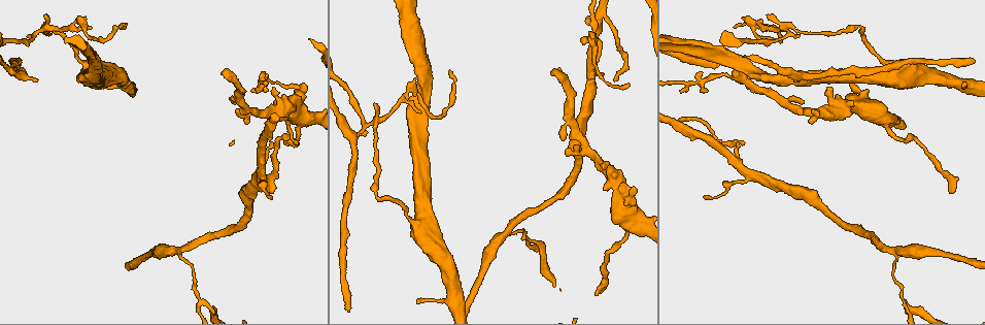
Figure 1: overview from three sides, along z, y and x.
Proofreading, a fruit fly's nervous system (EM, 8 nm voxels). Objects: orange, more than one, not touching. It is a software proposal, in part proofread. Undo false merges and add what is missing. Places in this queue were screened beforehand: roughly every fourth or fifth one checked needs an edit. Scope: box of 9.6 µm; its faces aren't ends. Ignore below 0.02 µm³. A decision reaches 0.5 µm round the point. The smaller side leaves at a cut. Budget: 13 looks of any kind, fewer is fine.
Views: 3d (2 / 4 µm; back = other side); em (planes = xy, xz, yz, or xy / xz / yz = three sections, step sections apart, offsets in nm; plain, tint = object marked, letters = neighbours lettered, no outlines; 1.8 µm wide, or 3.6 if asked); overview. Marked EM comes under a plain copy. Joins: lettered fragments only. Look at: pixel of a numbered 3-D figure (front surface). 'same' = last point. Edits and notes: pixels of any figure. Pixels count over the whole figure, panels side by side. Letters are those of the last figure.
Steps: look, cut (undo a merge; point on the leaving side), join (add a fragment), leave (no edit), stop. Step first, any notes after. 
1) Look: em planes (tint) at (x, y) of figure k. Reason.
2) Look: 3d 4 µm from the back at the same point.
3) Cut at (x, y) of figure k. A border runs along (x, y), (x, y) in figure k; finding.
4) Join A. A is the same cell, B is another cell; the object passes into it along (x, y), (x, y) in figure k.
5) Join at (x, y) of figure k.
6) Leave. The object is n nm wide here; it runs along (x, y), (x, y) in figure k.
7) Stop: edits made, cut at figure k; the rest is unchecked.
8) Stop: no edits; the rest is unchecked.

Look: 3d 4 µm at (787, 23) of figure 1. Sharp bend.

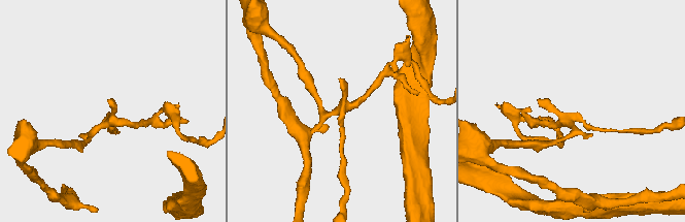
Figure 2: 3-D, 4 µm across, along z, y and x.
Look: em planes (letters) at (575, 118) of figure 2.

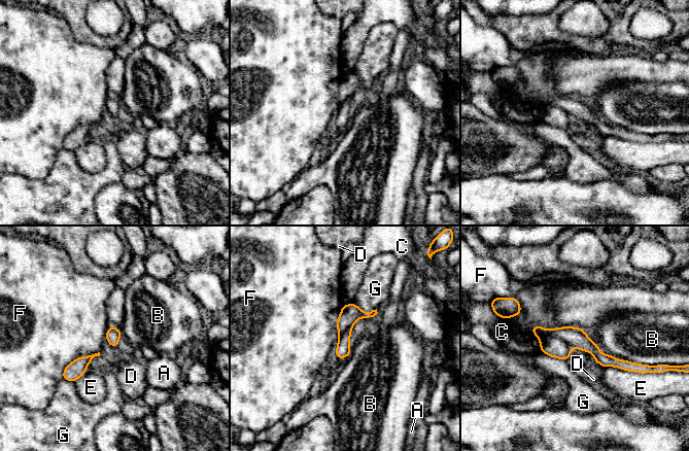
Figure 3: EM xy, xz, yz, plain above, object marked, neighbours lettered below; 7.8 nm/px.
Cut at (552, 346) of figure 3. A, B, C, D, E, F and G are other cells; a border runs along (539, 337), (558, 337), (571, 346) in figure 3; two neurons meet here.

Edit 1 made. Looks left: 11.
Look: overview. See it whole again.

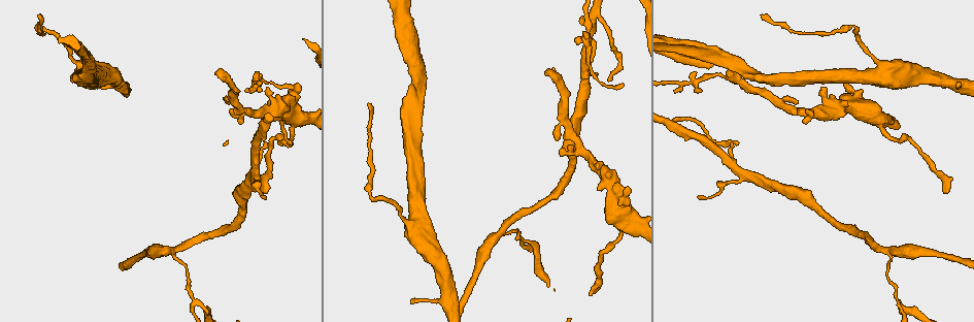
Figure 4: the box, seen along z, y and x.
Look: em 3.6 µm planes (letters) at (267, 89) of figure 4. Branch stops here.

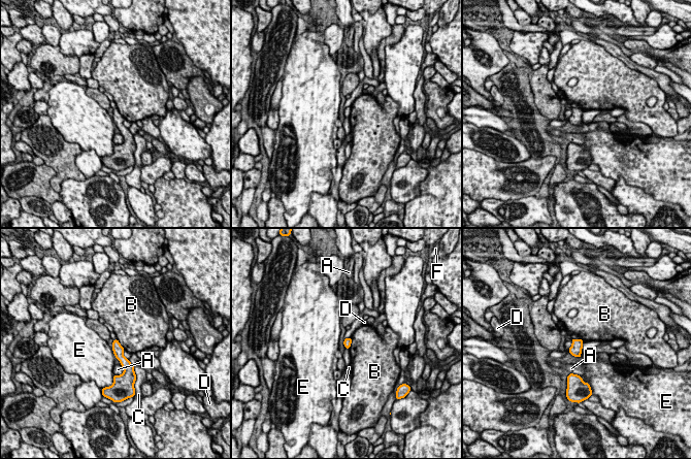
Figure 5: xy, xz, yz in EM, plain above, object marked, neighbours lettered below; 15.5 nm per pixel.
Leave. A, B, C, D, E and F are other cells; a border runs along (117, 338), (125, 350) in figure 5; no lettered fragment goes on from it.

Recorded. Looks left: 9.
Look: em 3.6 µm planes (tint) at (266, 191) of figure 4.

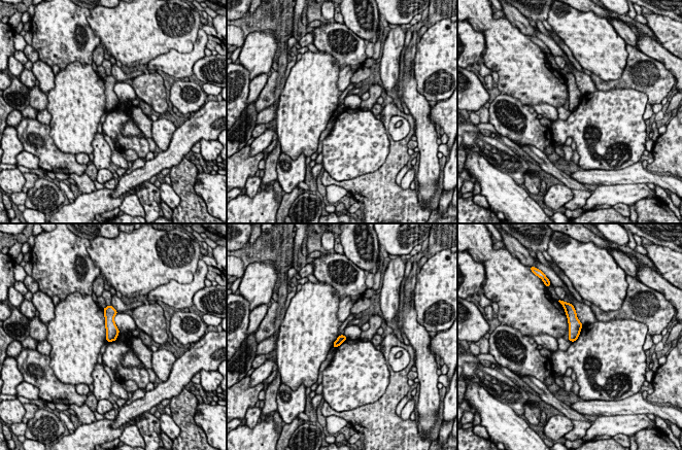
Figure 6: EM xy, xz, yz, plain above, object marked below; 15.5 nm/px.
Look: em 3.6 µm planes (letters) at the same point. See the neighbours.

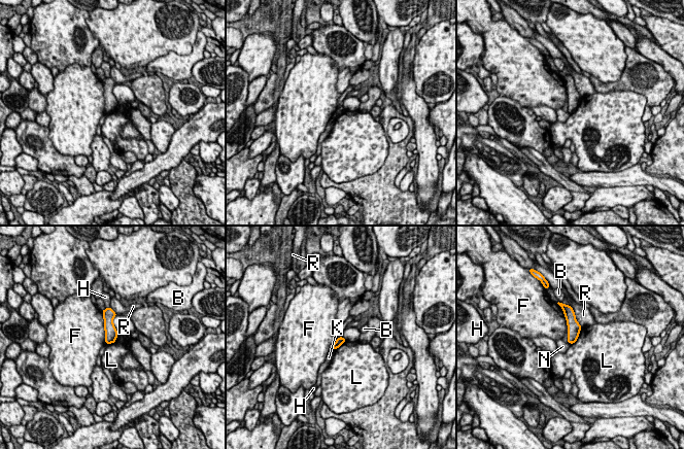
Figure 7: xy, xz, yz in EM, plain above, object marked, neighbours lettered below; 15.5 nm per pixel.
Leave. B, F, H, K, L, N and R are other cells; none of them fits.

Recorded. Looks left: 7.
Look: em planes (tint) at (192, 299) of figure 4. Side arm on a straight run.

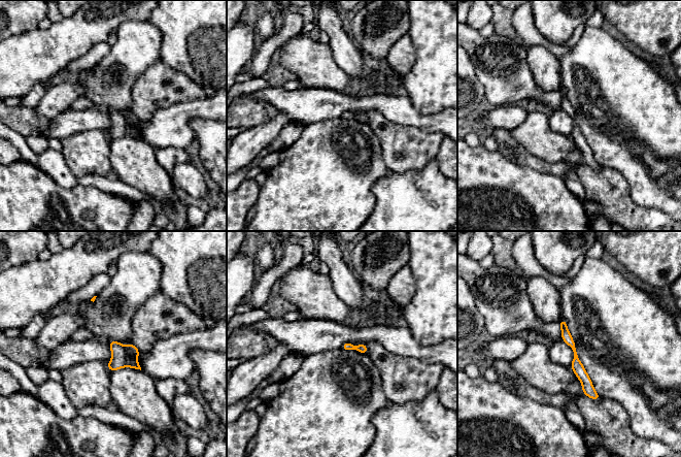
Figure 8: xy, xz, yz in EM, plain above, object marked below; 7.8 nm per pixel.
Look: em planes (letters) at the same point.

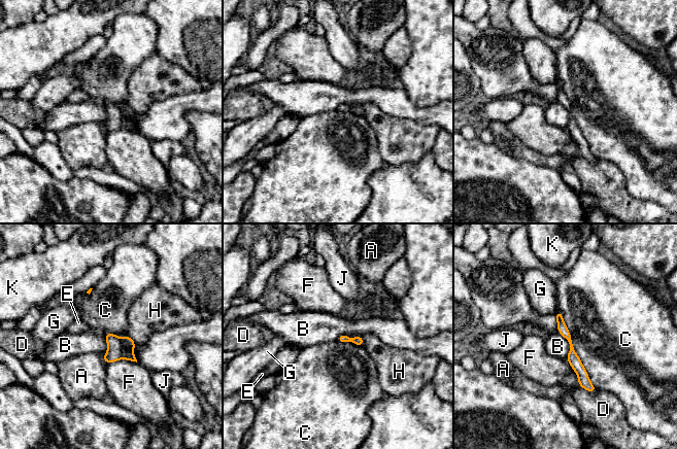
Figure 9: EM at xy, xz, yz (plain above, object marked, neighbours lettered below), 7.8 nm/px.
Cut at (128, 344) of figure 9. A, B, C, D, E, F, G, H, J and K are other cells; a border runs along (120, 339), (122, 345), (121, 357) in figure 9; a second neuron is stuck on.

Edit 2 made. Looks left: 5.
Look: em planes (letters) at (732, 143) of figure 4. Branch stops here.

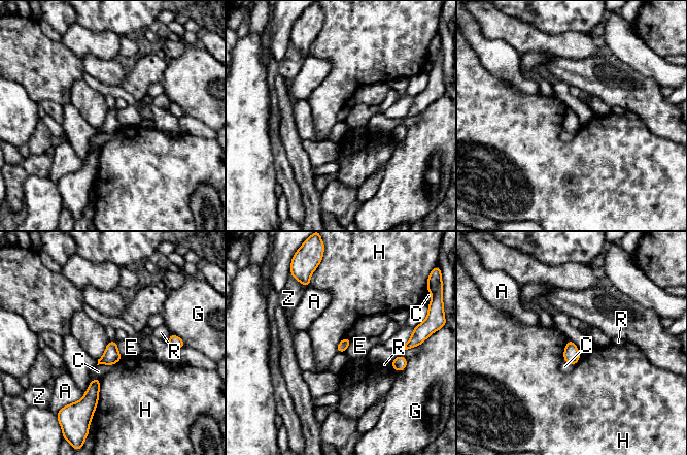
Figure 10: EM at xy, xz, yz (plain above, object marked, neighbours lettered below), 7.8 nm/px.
Leave. A, C, E, G, H, R and Z are other cells; none of them fits.

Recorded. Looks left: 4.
Look: em planes (letters) at (731, 71) of figure 4. Free end.

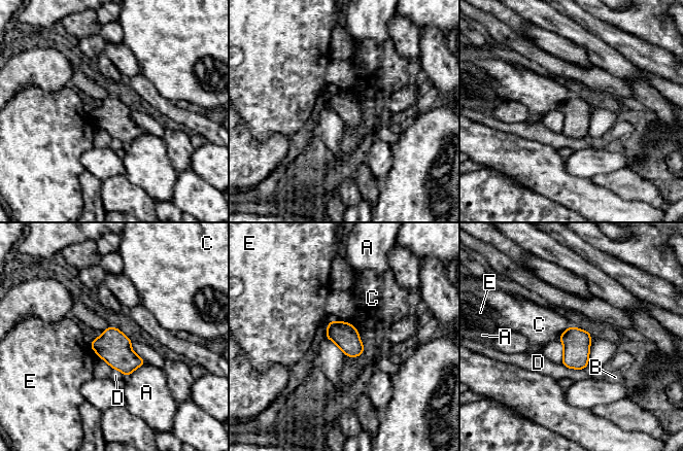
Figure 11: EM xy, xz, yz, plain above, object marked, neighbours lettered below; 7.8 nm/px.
Leave. A, B, C, D and E are other cells; a border runs along (331, 319), (346, 322) in figure 11; none of them fits.

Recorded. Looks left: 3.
Stop: edits made, cut at figure 3, cut at figure 9; the rest is unchecked.

